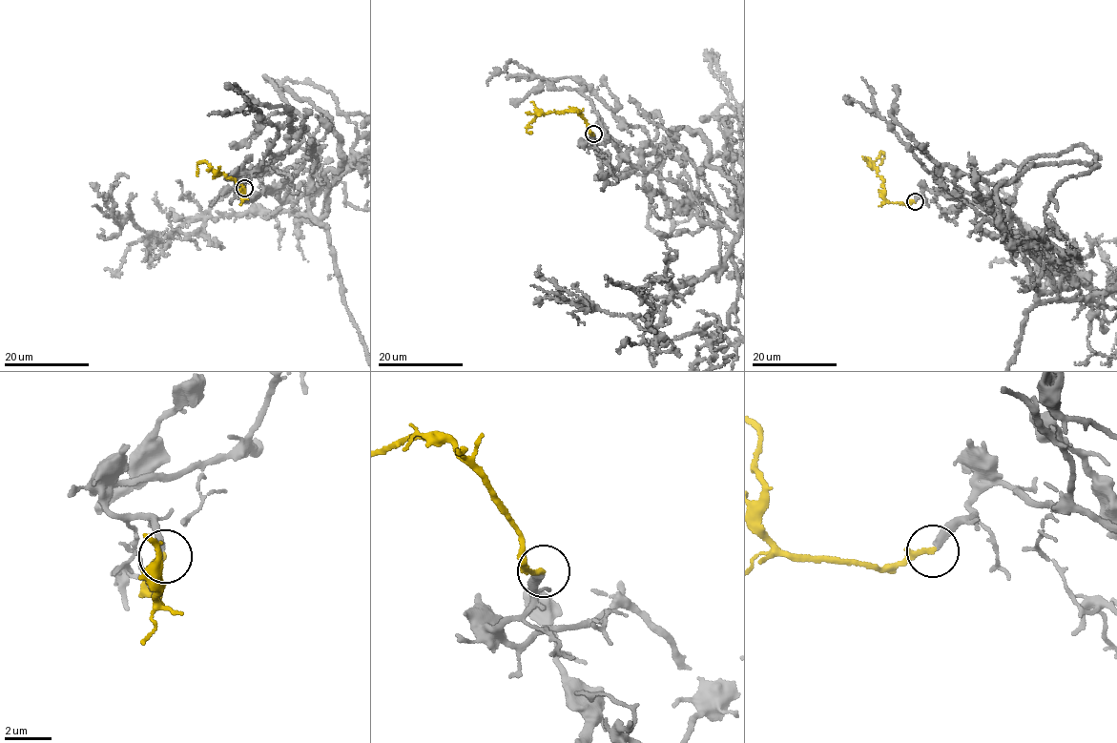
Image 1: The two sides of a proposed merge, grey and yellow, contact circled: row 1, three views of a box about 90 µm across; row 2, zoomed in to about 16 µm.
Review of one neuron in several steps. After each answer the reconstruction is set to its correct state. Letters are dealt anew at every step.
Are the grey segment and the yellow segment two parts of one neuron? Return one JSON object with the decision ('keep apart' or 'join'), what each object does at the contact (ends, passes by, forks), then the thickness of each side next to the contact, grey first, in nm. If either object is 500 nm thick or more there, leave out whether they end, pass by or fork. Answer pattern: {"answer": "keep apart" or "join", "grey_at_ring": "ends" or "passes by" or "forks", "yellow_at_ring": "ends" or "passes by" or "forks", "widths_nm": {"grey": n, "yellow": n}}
{"answer": "join", "grey_at_ring": "ends", "yellow_at_ring": "ends", "widths_nm": {"grey": 320, "yellow": 180}}

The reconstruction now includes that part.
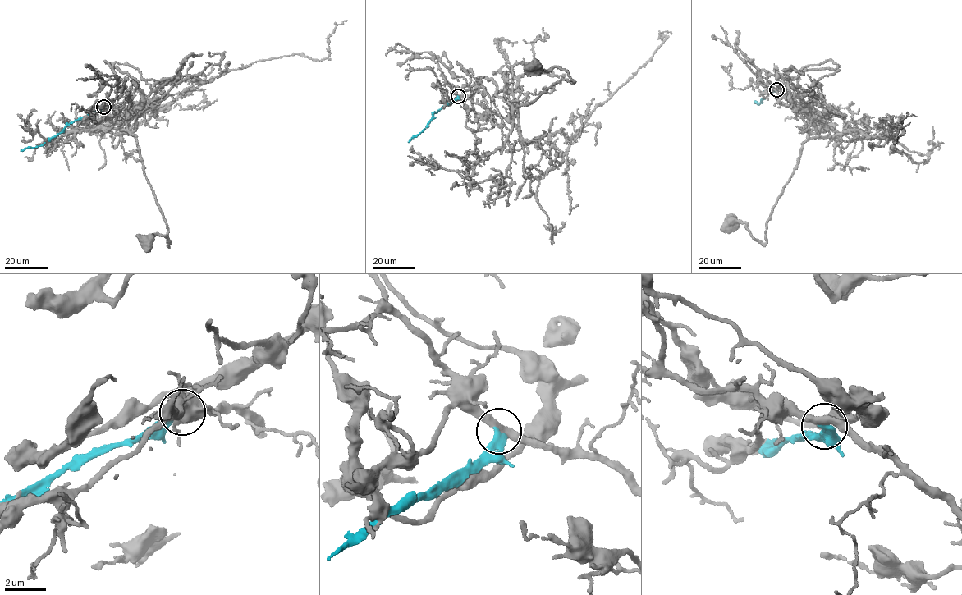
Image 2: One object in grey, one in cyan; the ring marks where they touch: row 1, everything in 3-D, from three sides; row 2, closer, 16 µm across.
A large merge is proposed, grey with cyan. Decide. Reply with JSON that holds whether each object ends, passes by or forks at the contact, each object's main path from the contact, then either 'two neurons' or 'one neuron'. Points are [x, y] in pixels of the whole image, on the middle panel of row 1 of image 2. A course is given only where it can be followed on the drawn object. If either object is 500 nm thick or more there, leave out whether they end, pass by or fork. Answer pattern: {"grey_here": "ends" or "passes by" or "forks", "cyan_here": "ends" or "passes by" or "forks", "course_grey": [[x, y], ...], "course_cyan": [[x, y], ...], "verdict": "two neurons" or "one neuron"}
{"grey_here": "passes by", "cyan_here": "ends", "course_grey": [[457, 96], [512, 121], [519, 106], [534, 101], [563, 79], [573, 82], [565, 70], [536, 70], [534, 66]], "course_cyan": [[458, 96], [434, 112], [427, 126], [408, 142]], "verdict": "two neurons"}

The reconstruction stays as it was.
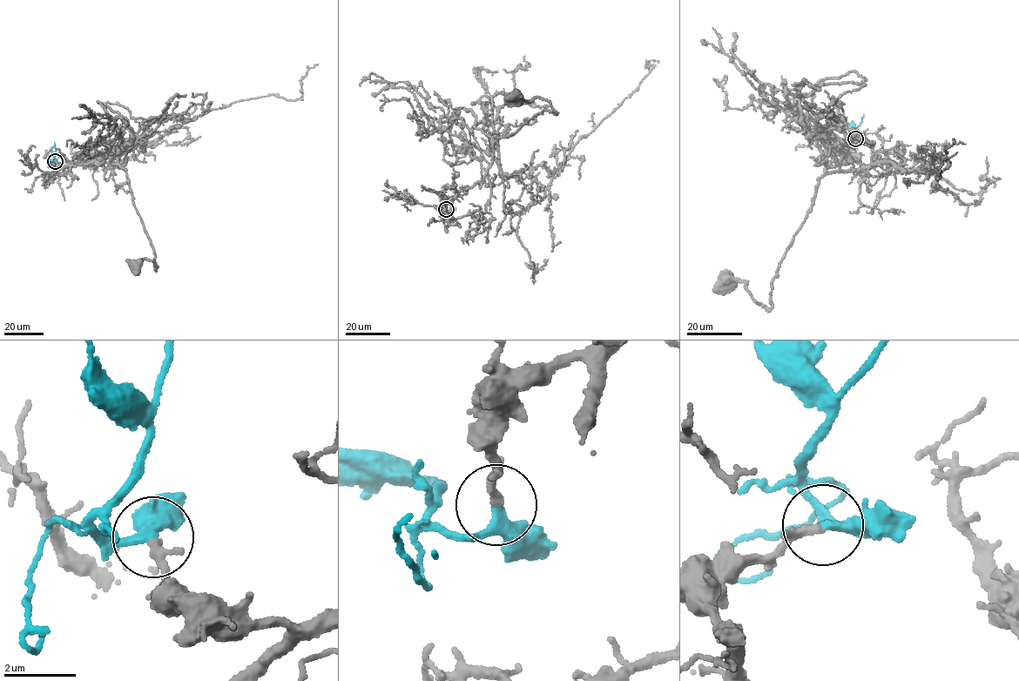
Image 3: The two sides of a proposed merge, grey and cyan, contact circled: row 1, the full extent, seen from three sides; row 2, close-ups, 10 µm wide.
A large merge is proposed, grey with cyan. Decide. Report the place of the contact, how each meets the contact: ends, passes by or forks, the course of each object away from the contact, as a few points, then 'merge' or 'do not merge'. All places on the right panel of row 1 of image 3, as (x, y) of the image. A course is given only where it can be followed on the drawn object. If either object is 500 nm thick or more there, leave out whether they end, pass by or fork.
(855, 138) | grey passes by | cyan passes by | grey via (855, 138), (846, 144), (853, 159), (826, 167), (772, 280), (770, 307), (745, 283), (723, 284) | cyan via (855, 138), (855, 128), (860, 124), (863, 114) | merge

